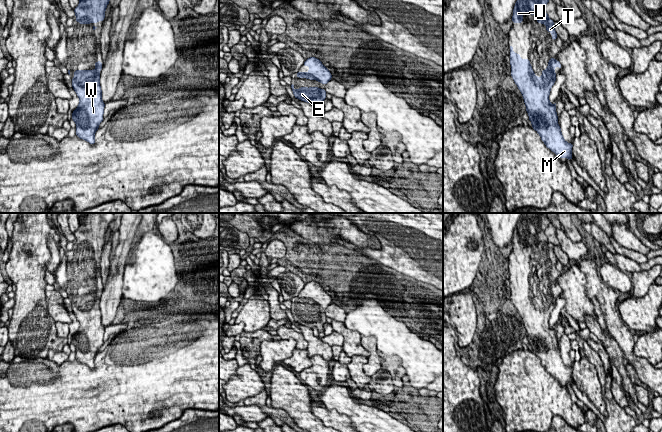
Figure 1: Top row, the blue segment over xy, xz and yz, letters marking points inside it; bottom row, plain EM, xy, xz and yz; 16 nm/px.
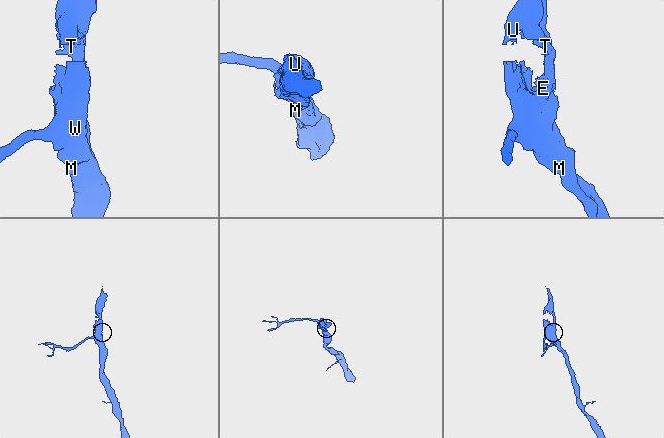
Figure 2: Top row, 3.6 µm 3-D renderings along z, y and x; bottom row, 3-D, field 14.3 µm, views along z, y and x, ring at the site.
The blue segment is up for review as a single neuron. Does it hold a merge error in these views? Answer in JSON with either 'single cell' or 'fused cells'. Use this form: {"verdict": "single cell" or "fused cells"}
{"verdict": "single cell"}

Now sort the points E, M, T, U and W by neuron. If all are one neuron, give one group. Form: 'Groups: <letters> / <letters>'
Groups: E M T U W

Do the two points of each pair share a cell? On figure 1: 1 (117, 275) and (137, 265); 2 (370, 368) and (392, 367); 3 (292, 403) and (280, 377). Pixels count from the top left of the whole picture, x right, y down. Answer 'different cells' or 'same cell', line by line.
1: different cells
2: different cells
3: same cell

